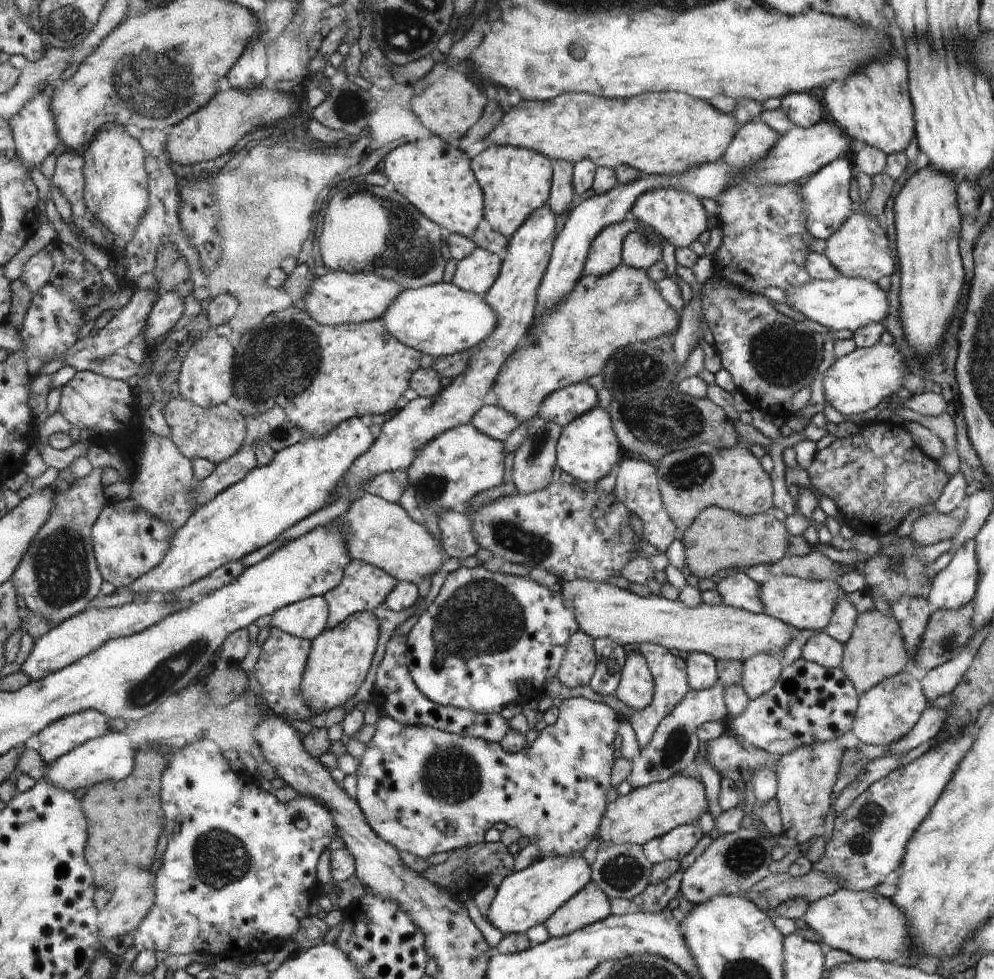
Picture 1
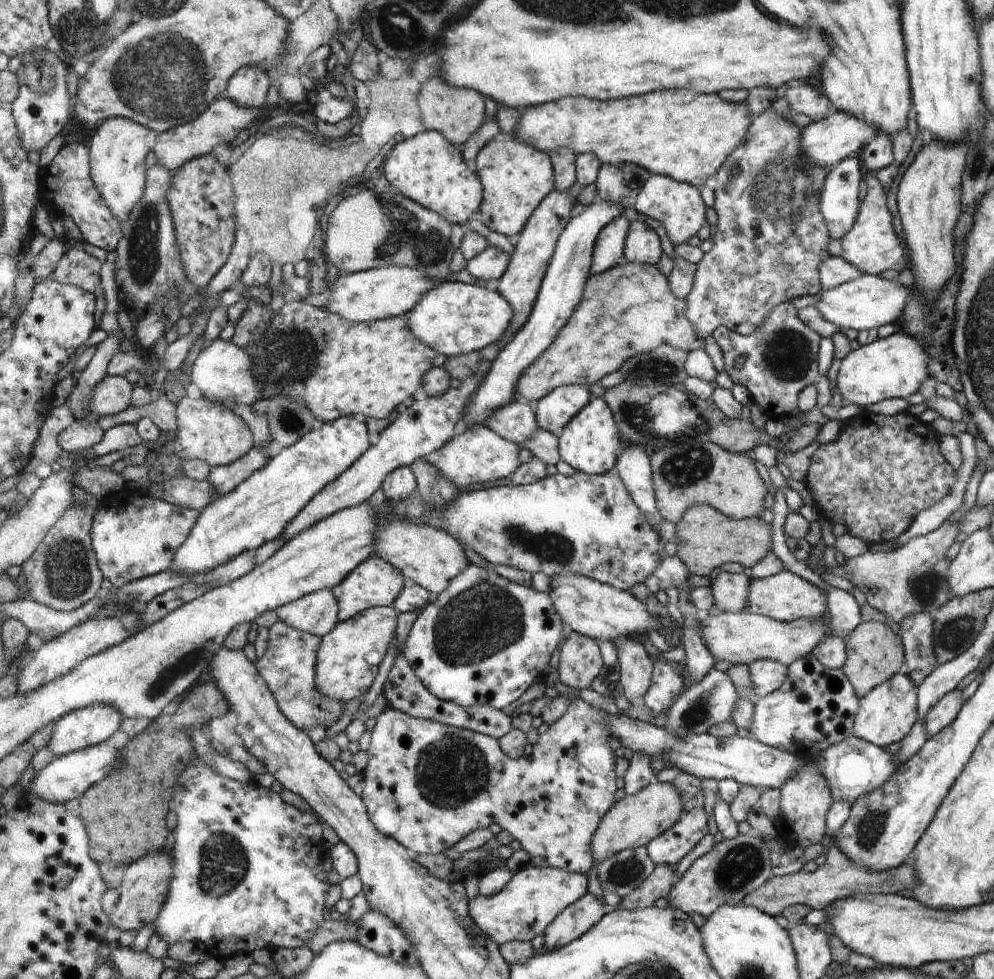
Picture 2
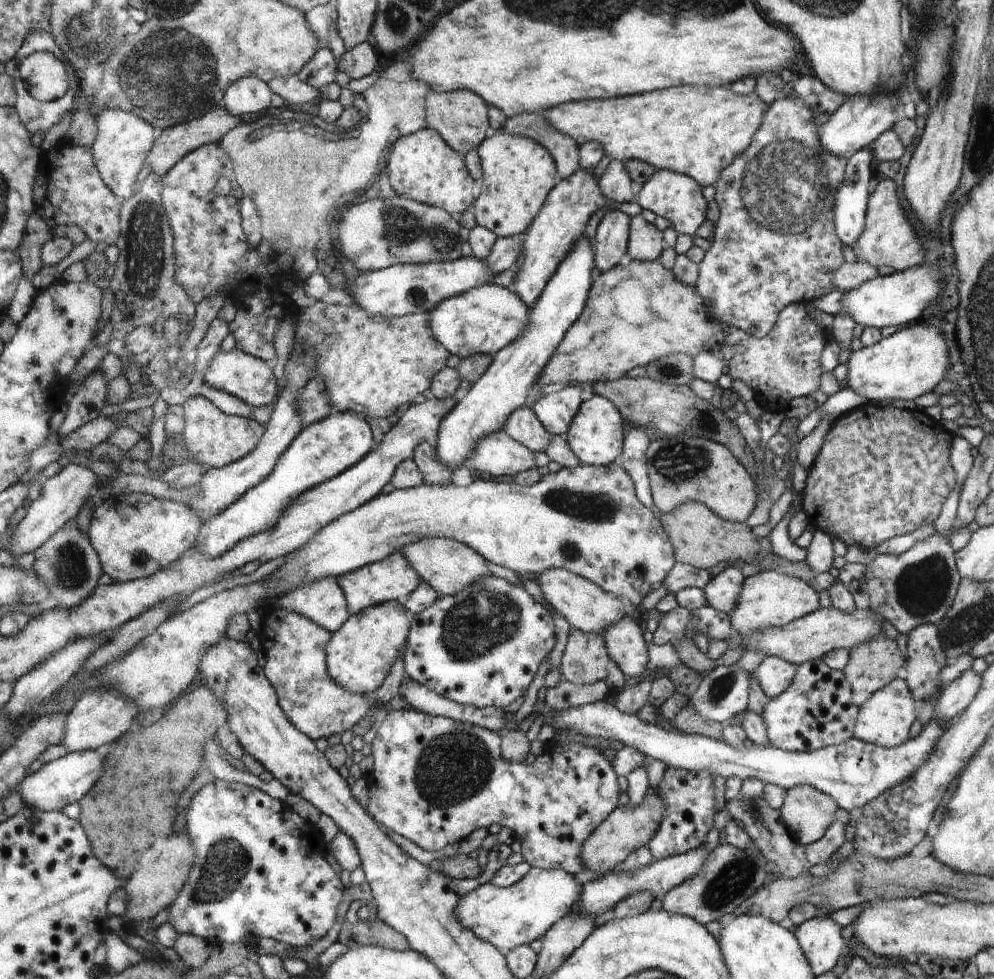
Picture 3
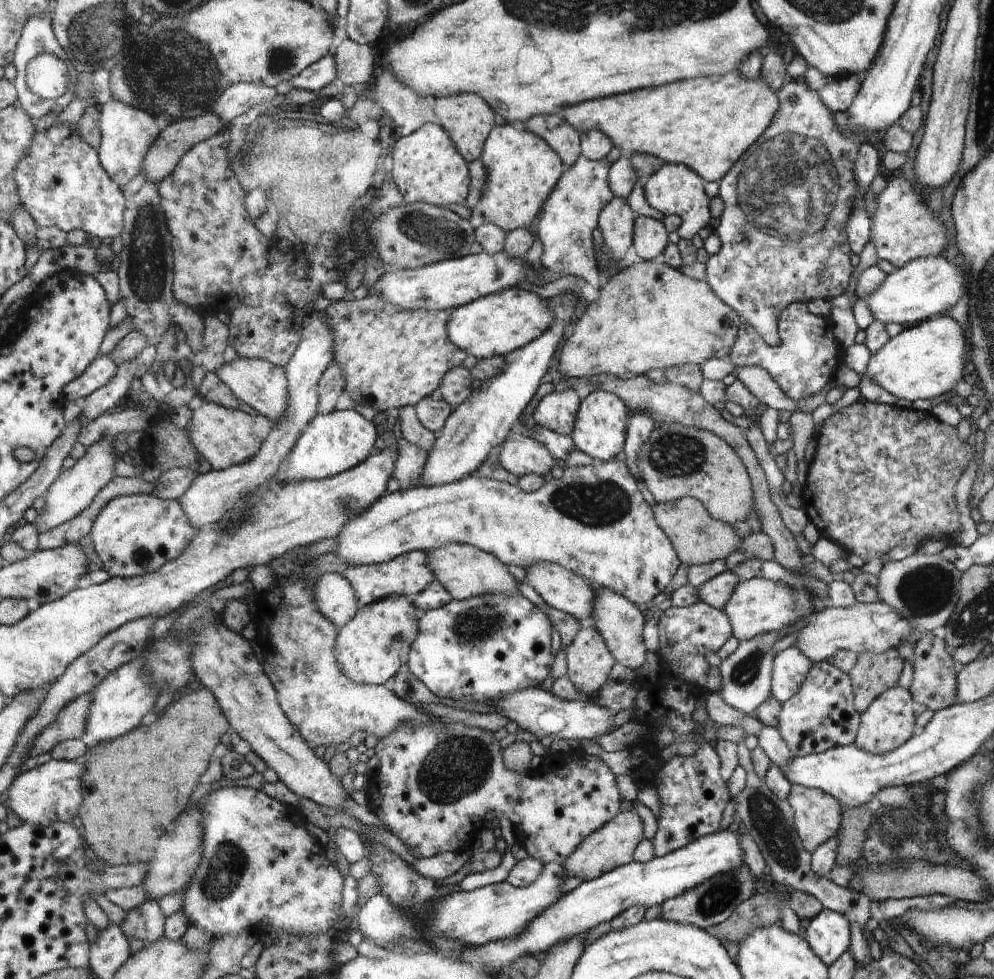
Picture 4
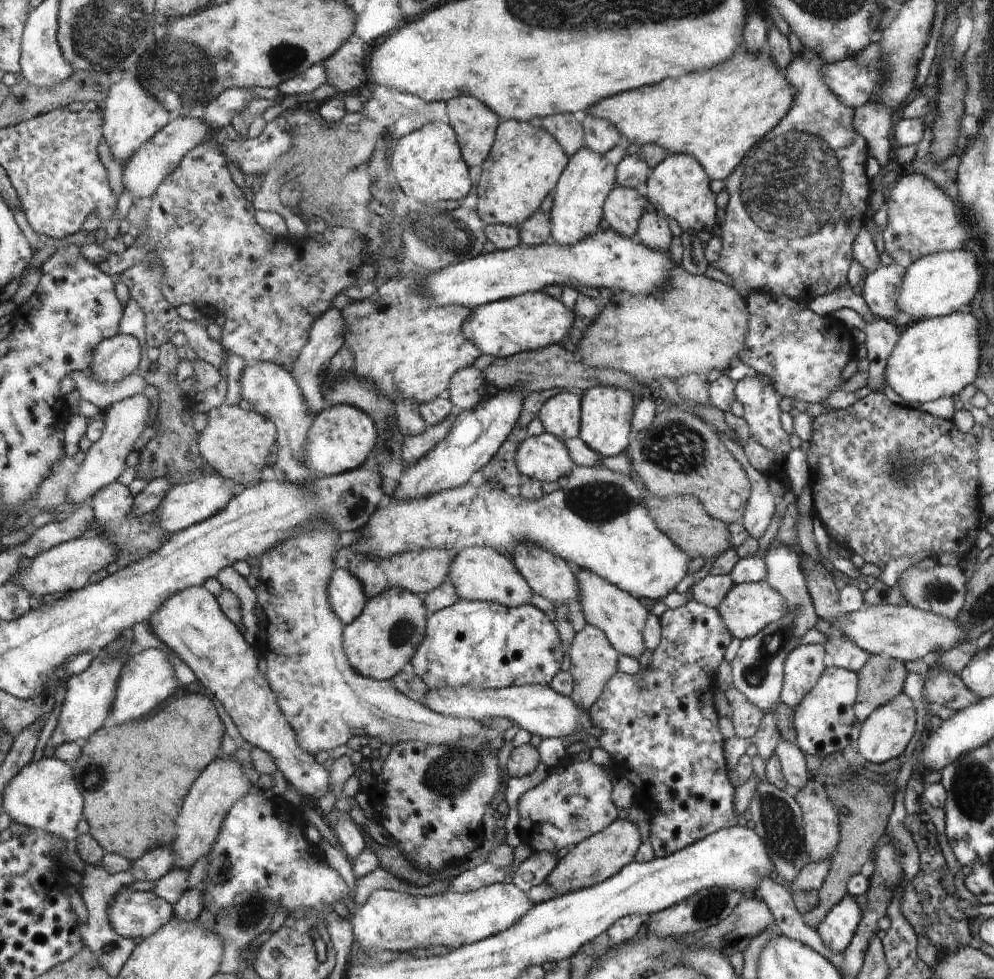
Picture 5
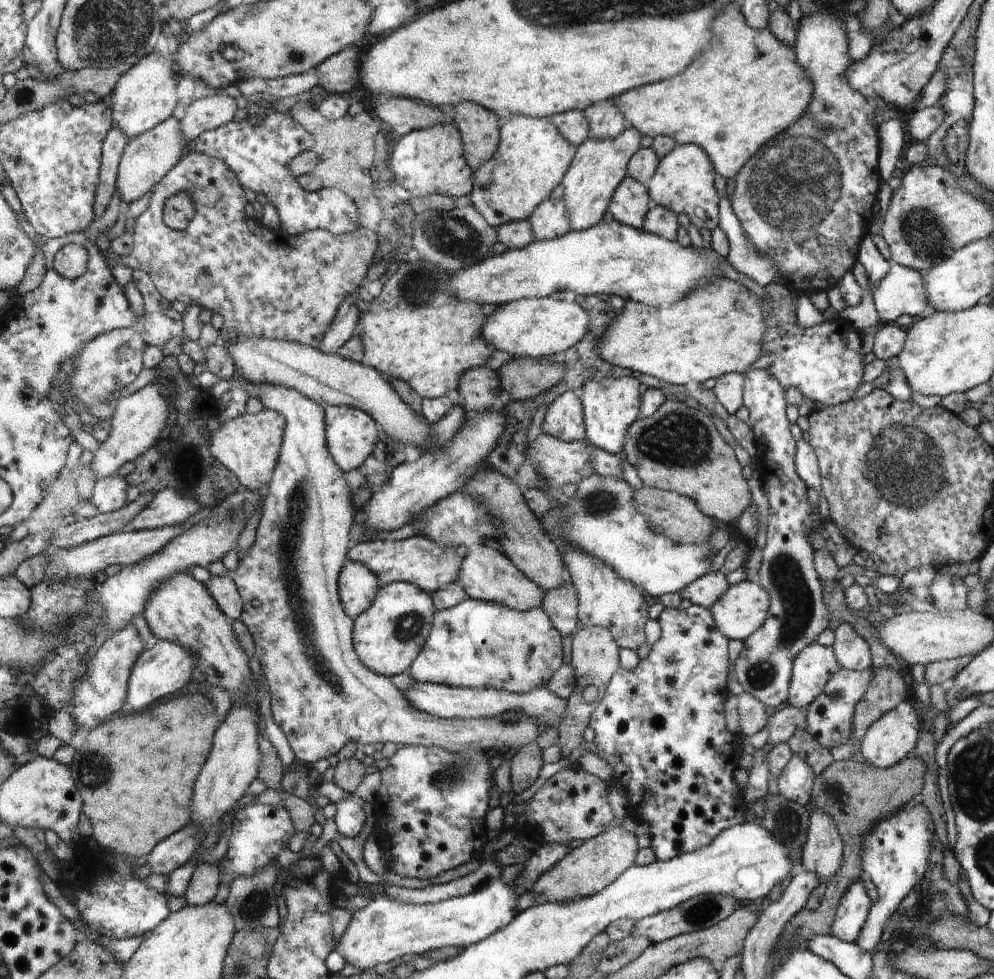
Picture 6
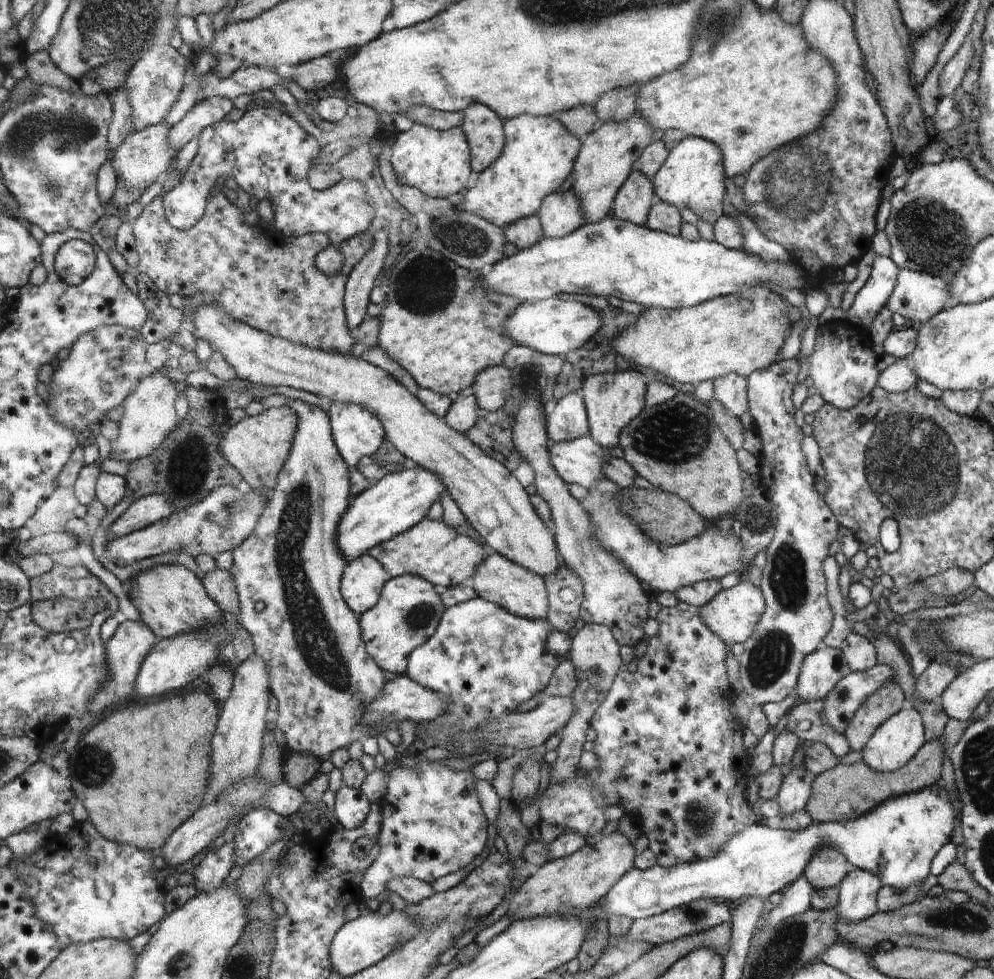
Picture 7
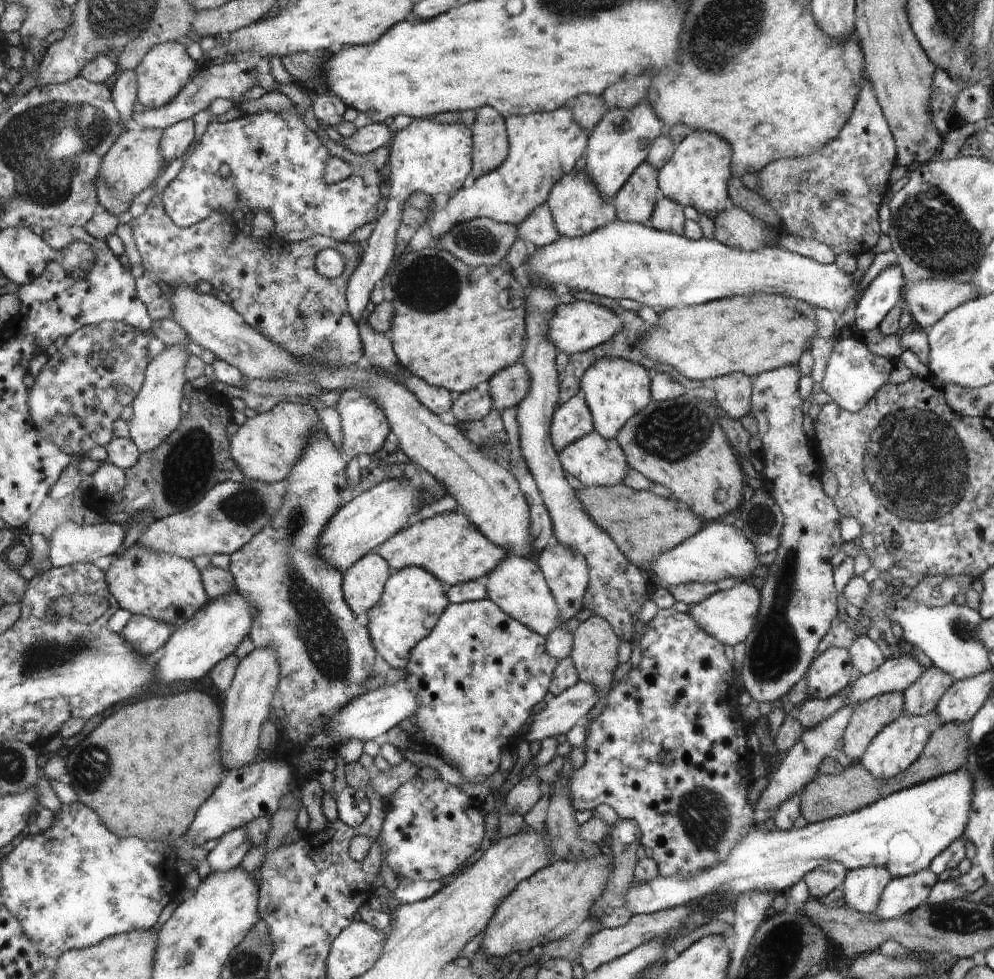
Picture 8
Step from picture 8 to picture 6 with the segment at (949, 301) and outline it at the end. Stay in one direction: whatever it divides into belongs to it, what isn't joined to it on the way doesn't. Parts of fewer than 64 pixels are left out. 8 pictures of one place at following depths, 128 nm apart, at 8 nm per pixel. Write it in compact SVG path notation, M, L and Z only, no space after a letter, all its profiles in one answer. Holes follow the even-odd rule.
M891 262L887 276L872 291L874 306L882 323L895 323L902 315L912 319L924 319L937 312L928 304L924 278L915 269Z

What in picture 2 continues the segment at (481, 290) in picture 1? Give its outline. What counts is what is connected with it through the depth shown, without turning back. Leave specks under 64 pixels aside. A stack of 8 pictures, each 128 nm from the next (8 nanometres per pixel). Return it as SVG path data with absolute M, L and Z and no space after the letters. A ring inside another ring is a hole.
M492 246L478 254L478 257L468 260L466 270L476 280L490 282L502 277L508 268L508 260L509 256L504 250Z

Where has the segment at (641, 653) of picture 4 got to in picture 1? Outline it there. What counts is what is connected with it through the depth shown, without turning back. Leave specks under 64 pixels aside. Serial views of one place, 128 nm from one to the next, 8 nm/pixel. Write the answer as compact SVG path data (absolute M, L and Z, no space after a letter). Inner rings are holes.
M632 653L626 658L616 697L633 711L640 711L653 704L652 694L656 690L656 680L648 670L649 664L642 654Z

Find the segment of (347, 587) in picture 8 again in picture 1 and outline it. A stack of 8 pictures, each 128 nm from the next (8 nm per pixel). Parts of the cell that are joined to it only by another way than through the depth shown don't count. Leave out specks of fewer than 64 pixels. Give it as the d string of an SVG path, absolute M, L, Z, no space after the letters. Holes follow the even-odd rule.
M322 596L290 603L272 614L271 628L313 642L328 625L328 604Z

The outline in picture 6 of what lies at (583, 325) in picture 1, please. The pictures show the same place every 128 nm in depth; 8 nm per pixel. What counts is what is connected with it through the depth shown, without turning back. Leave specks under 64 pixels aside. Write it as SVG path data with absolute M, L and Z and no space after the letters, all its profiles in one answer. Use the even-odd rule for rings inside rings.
M720 277L711 283L703 281L696 289L693 289L693 292L688 297L667 308L653 307L645 305L644 303L627 301L626 305L619 311L618 316L613 319L603 335L603 340L599 344L601 357L614 367L622 367L624 370L631 371L632 374L638 373L640 376L648 375L656 377L658 380L670 383L671 385L690 386L690 384L693 385L695 383L701 384L705 380L708 380L708 378L720 378L726 373L744 374L763 354L763 345L765 344L765 338L767 336L767 322L765 321L765 312L761 306L763 304L762 299L755 294L755 291L750 291L738 281Z

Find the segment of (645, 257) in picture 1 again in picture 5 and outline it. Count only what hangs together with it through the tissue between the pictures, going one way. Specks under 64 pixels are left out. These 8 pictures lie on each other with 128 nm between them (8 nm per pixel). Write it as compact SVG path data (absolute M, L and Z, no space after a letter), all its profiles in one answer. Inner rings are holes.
M656 211L645 212L640 220L639 242L653 249L666 251L670 248L672 237L666 216Z

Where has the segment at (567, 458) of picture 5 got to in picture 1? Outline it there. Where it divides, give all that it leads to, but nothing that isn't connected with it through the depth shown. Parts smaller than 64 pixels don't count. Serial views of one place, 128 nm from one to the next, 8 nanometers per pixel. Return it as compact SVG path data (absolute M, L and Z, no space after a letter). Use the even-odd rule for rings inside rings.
M473 424L458 425L446 430L422 450L416 452L413 465L406 470L406 488L398 504L414 522L422 524L430 534L440 536L438 518L446 510L454 510L458 503L468 506L470 500L480 492L500 486L504 480L504 444L494 440Z

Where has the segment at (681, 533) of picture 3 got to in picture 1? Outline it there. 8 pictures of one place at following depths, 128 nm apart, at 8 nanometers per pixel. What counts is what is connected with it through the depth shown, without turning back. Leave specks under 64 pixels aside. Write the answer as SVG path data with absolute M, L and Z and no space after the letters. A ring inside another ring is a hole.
M709 506L698 515L694 524L684 531L681 539L686 550L686 566L690 572L698 578L719 578L726 568L750 568L761 564L774 564L781 561L789 554L790 536L786 534L786 528L782 522L768 514L756 514L755 516L744 516L734 514L732 510L724 509L719 506Z

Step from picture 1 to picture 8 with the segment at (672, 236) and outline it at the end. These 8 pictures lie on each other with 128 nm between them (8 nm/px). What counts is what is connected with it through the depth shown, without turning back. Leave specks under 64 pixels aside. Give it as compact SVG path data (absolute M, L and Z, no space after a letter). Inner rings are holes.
M693 130L676 144L670 160L659 168L659 186L666 198L680 206L693 206L714 220L728 208L728 178L730 178L730 142L712 131Z

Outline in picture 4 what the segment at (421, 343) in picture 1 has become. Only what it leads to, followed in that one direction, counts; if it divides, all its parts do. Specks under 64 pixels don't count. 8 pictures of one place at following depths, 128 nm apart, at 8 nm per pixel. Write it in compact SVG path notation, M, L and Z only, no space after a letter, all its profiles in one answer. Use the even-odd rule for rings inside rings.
M520 287L482 297L469 305L451 310L451 320L447 325L449 338L478 359L507 355L522 349L537 340L546 330L550 330L555 322L555 314L548 301L537 293Z

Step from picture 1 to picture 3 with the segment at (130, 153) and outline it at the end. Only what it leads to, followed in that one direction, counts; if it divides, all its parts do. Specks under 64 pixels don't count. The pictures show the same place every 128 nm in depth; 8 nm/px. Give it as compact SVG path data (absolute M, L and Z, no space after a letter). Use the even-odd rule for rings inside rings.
M108 110L98 117L98 140L93 147L96 166L110 190L120 198L122 206L132 200L139 190L138 176L149 161L150 154L157 144L156 127L149 120L124 110Z

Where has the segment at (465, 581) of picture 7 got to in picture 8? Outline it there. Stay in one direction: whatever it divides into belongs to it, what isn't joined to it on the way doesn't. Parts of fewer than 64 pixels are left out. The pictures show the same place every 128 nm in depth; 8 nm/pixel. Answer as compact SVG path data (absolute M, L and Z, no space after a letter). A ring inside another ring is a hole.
M459 511L445 512L420 520L394 534L372 552L382 555L392 570L397 571L407 566L424 567L447 586L482 581L502 564L506 556L509 556L505 548L498 546L482 534L467 516Z

